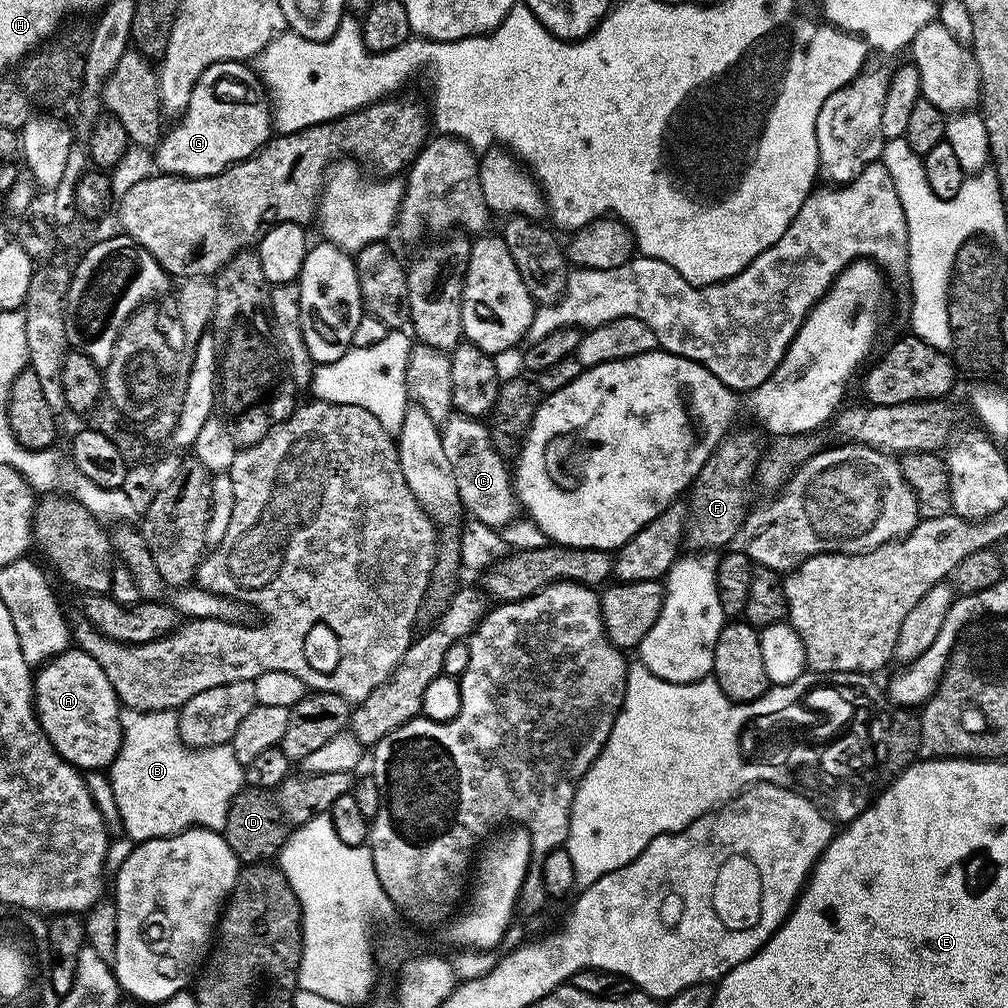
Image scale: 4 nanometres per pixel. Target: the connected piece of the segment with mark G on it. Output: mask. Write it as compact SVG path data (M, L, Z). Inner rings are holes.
M243 60L214 62L198 78L190 94L190 102L184 115L175 121L172 129L163 133L154 149L156 164L161 173L170 176L186 176L189 180L206 178L224 172L231 164L238 164L248 156L253 156L269 143L273 135L273 119L269 105L235 104L232 100L219 100L215 84L229 76L241 80L246 87L257 87L255 71Z

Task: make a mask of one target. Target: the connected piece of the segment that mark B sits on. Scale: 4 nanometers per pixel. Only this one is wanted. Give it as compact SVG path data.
M123 709L120 722L122 744L108 775L125 835L135 843L144 843L158 837L176 836L192 827L223 831L230 802L245 787L244 767L235 757L232 746L229 743L200 749L186 746L179 732L179 713L175 709L150 713Z

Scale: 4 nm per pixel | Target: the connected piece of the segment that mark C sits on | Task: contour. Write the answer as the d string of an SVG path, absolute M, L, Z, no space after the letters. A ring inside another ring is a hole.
M453 412L441 425L440 437L446 458L458 482L461 507L473 519L501 529L517 517L519 501L512 485L512 474L505 457L493 446L489 427L475 417ZM484 424L484 425L483 425Z

